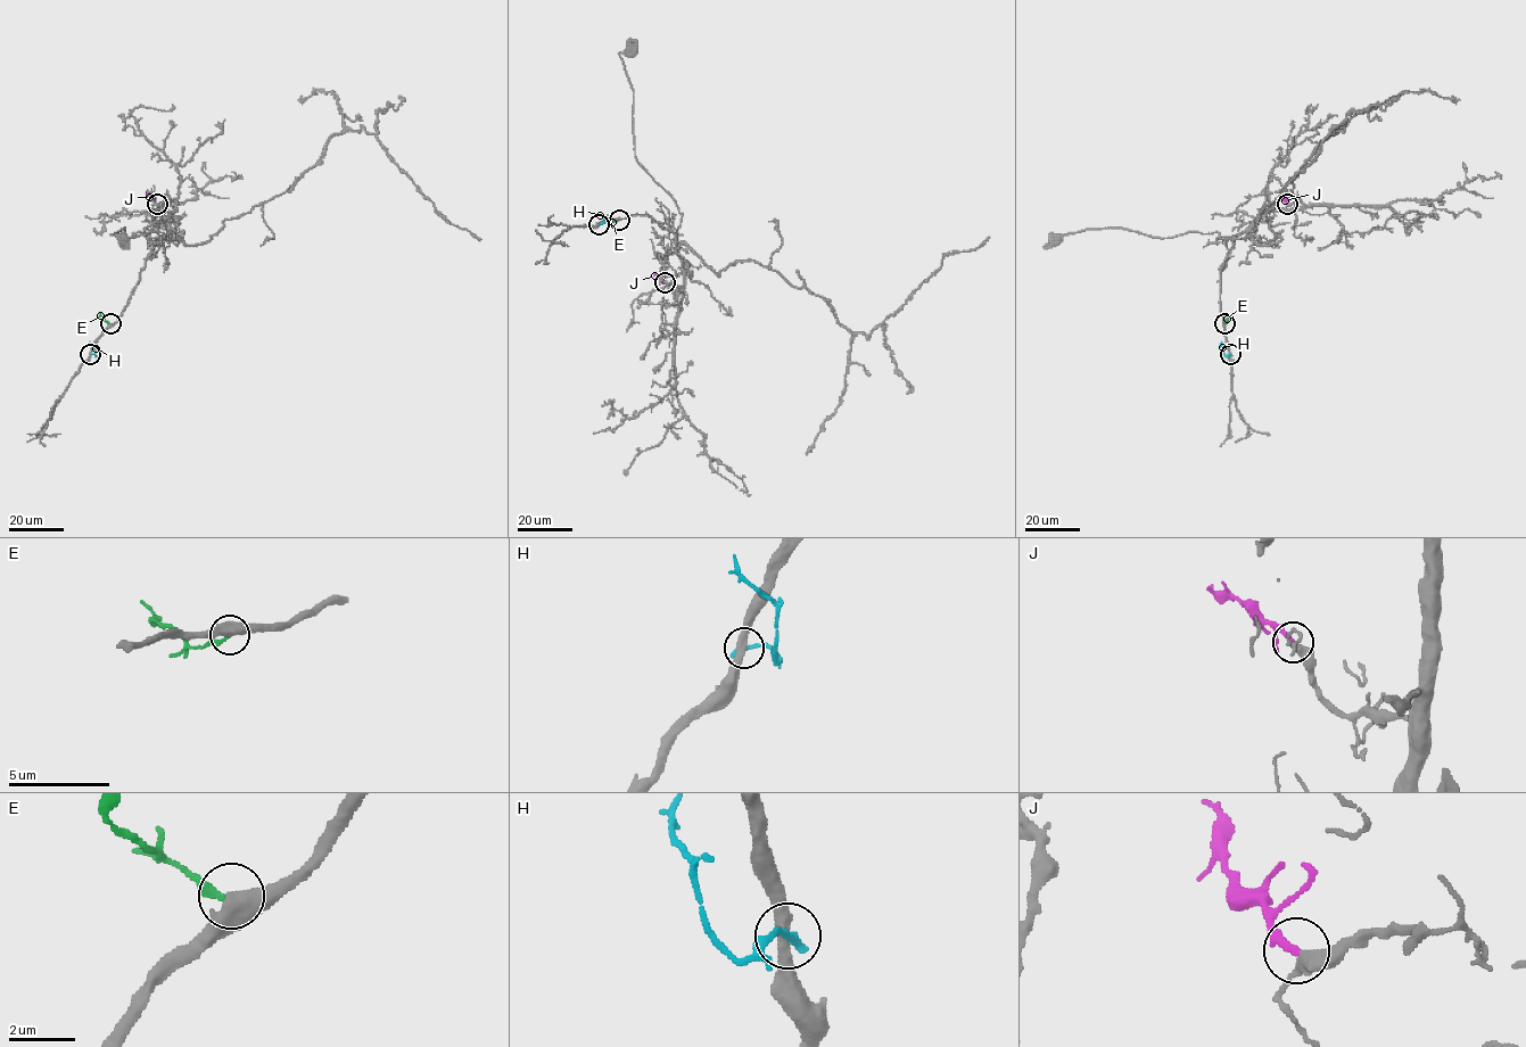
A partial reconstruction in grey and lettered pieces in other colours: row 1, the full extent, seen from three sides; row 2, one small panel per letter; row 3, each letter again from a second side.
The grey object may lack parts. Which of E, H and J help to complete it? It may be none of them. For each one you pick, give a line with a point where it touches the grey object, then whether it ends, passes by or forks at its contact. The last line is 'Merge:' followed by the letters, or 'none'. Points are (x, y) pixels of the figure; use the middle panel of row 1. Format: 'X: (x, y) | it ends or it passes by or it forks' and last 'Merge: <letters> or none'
J: (665, 282) | it ends
Merge: J

